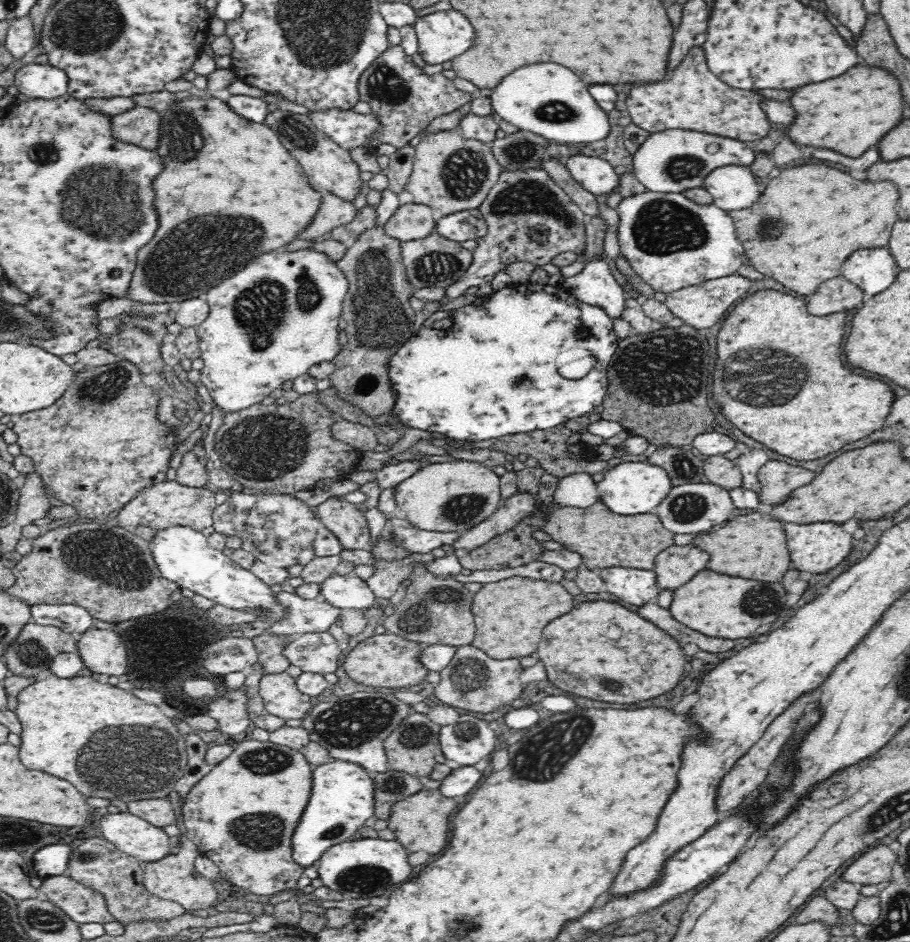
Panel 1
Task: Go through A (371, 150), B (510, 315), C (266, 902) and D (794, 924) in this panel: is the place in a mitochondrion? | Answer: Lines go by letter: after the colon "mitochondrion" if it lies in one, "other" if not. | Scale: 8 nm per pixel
A: other
B: other
C: other
D: other

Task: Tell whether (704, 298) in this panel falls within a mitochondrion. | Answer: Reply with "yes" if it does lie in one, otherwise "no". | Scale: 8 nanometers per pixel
no

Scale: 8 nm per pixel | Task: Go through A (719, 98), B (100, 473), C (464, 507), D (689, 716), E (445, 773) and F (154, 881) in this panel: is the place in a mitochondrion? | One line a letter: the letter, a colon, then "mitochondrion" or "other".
A: other
B: other
C: mitochondrion
D: other
E: other
F: other

